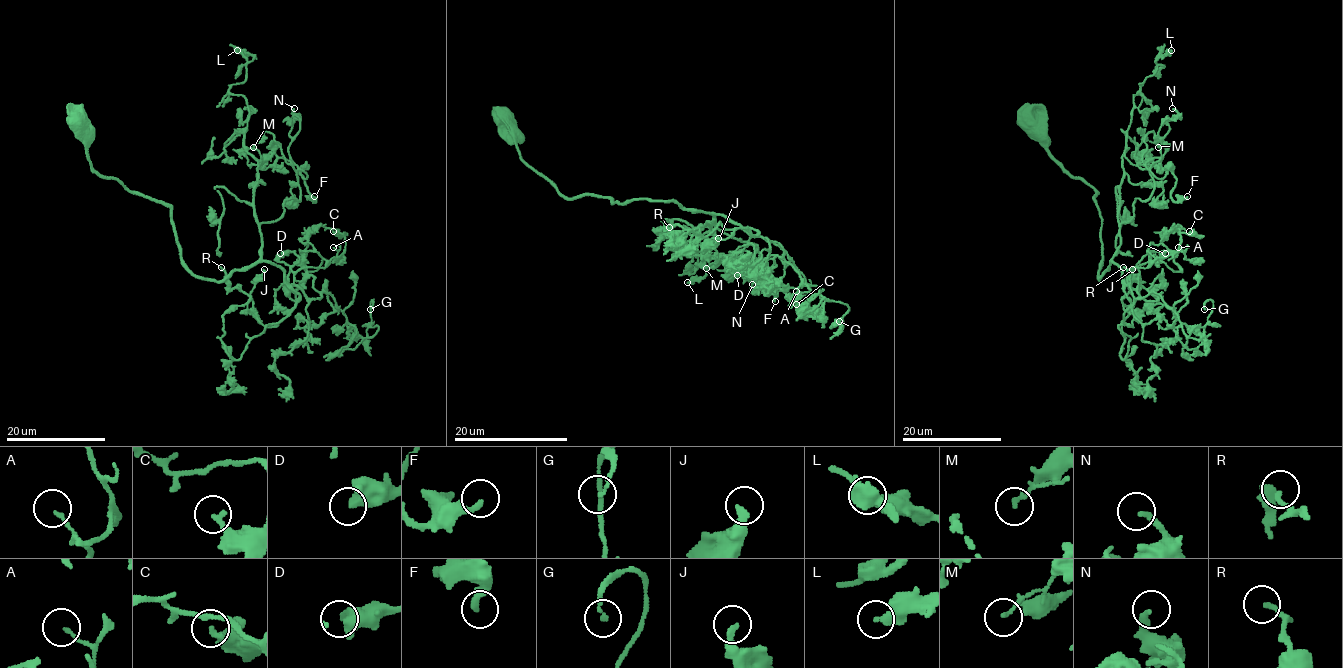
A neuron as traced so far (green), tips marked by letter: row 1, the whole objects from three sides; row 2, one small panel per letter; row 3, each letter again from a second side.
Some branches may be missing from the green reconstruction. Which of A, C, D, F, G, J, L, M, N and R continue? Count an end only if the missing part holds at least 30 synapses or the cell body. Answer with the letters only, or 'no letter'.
no letter

